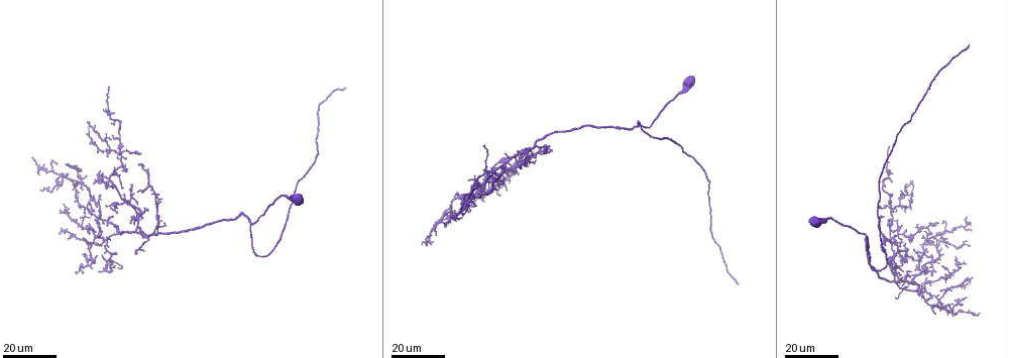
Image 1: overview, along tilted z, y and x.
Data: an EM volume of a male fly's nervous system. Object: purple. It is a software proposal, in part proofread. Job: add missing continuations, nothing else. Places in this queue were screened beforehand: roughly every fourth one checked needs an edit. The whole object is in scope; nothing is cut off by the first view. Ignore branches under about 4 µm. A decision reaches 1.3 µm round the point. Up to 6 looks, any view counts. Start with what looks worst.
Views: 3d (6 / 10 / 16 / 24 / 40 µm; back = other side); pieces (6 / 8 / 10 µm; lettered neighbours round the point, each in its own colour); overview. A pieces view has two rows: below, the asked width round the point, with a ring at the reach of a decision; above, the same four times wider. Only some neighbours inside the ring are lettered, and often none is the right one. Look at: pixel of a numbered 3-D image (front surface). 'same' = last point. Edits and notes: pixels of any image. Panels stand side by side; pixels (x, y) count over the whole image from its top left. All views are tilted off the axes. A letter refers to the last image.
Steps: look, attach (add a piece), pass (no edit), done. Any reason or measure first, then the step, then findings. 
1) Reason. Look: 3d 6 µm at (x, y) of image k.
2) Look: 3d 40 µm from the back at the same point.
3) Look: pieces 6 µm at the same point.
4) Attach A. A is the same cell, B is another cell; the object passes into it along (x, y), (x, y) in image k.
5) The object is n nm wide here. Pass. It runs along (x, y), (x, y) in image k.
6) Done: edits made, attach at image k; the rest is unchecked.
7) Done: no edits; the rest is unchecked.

An open end. Look: 3d 24 µm at (140, 152) of image 1.

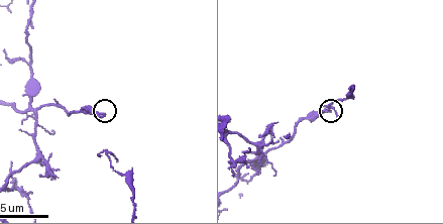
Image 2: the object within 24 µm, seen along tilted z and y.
Look: pieces 6 µm at (102, 113) of image 2.

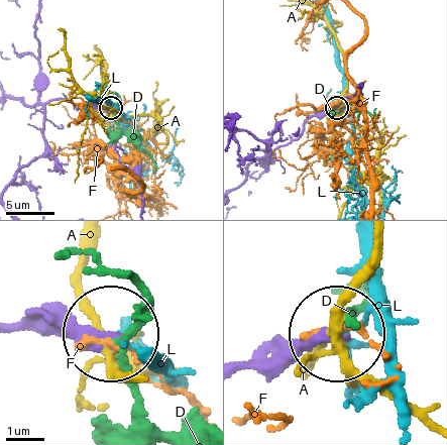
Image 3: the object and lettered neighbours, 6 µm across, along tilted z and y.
Pass. A, D, F and L are other cells; it runs along (21, 328), (112, 335) in image 3; none of them fits.

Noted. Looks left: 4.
End of a long branch. Look: 3d 16 µm at (345, 87) of image 1.

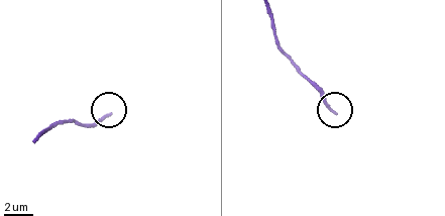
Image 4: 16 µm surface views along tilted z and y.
Look: pieces 8 µm at (335, 110) of image 4.

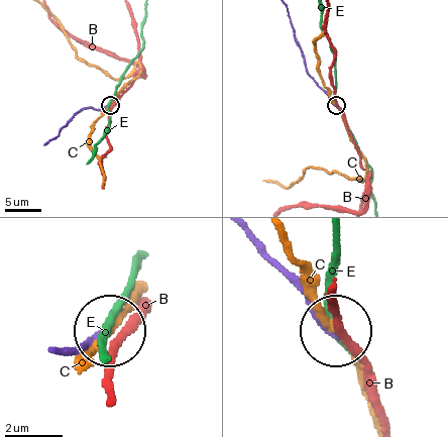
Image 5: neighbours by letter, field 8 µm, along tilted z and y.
Pass. B, C and E are other cells; it runs along (54, 352), (78, 351), (106, 334) in image 5; none of them fits.

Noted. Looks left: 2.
Thin end. Look: 3d 24 µm at (935, 312) of image 1.

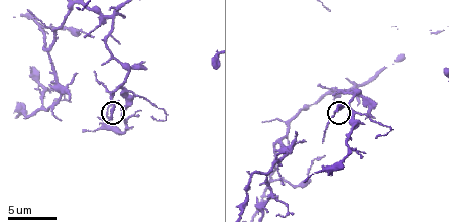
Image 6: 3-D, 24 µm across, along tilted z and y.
See the neighbours. Look: pieces 8 µm at (112, 119) of image 6.

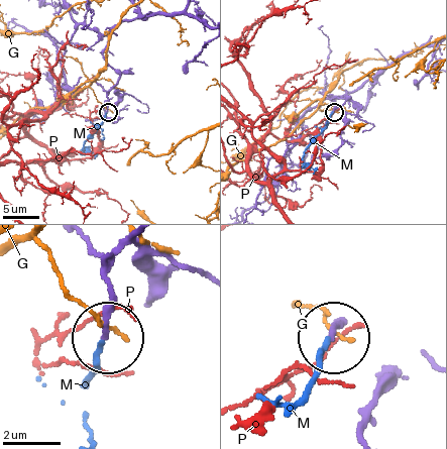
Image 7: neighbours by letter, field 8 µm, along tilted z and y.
Attach M. M is the same cell, G and P are other cells; the cell continues.

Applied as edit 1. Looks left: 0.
Done: edits made, attach at image 7; the rest is unchecked.

